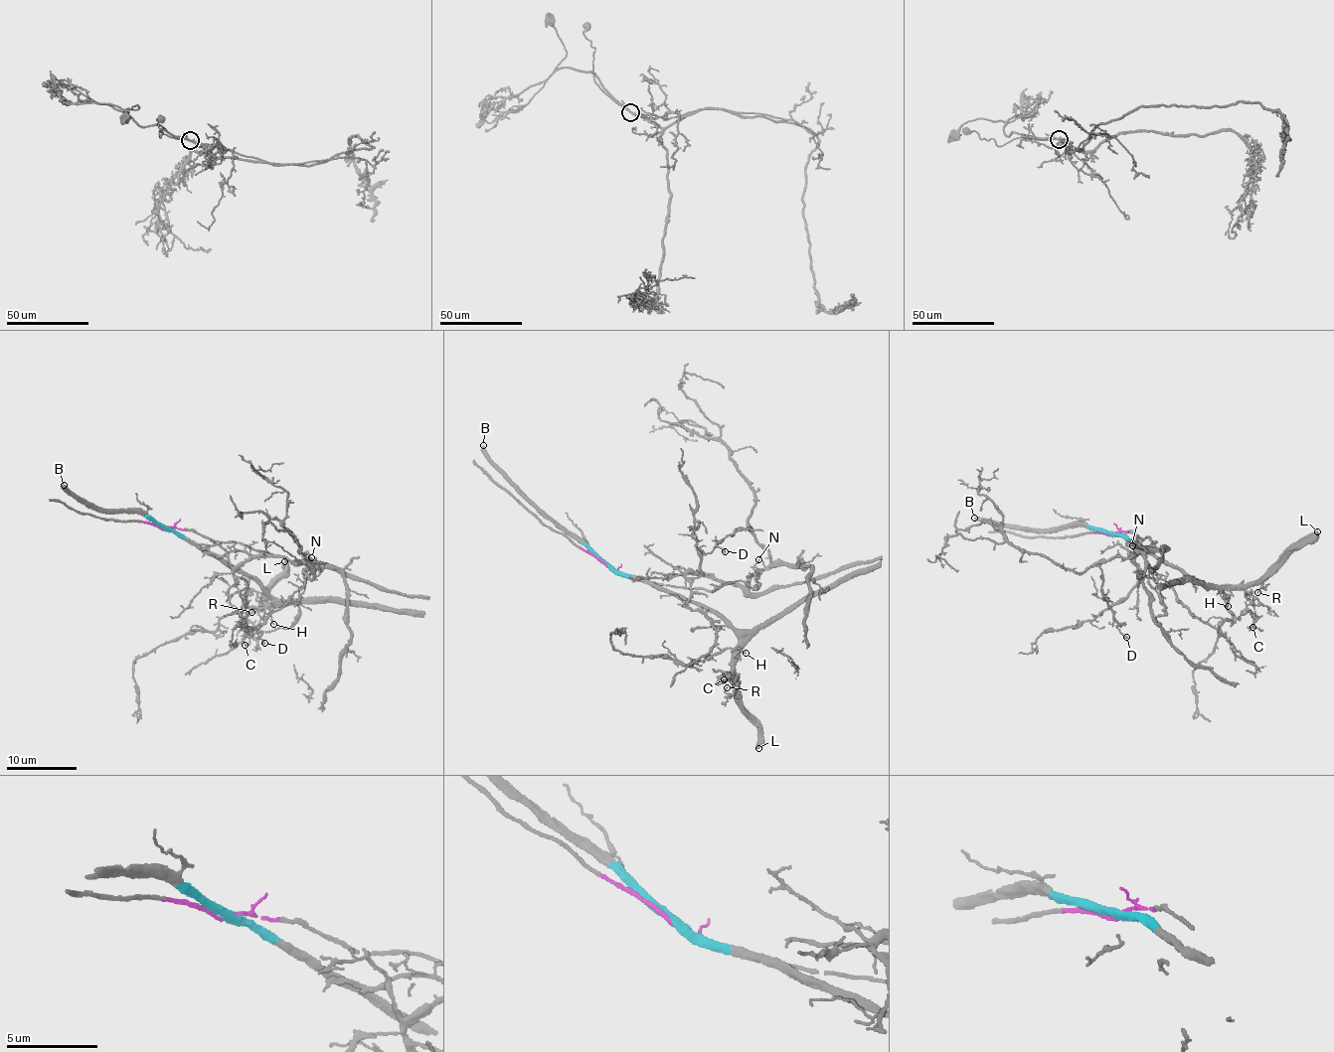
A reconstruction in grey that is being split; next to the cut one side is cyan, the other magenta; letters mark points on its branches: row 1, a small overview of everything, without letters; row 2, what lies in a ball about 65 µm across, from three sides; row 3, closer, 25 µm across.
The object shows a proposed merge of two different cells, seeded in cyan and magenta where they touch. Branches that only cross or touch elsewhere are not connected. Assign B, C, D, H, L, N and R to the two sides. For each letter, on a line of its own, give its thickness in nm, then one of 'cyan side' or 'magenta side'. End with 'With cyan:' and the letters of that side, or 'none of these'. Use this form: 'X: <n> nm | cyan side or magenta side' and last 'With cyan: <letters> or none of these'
B: 420 nm | cyan side
C: 140 nm | cyan side
D: 140 nm | magenta side
H: 140 nm | cyan side
L: 500 nm | cyan side
N: 110 nm | magenta side
R: 130 nm | cyan side
With cyan: B, C, H, L, R

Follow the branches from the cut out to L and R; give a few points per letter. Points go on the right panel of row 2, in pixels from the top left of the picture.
L: (1111, 534), (1118, 533), (1211, 587), (1257, 585), (1318, 531)
R: (1111, 534), (1118, 533), (1211, 587), (1259, 585), (1265, 589), (1260, 588), (1257, 593)

